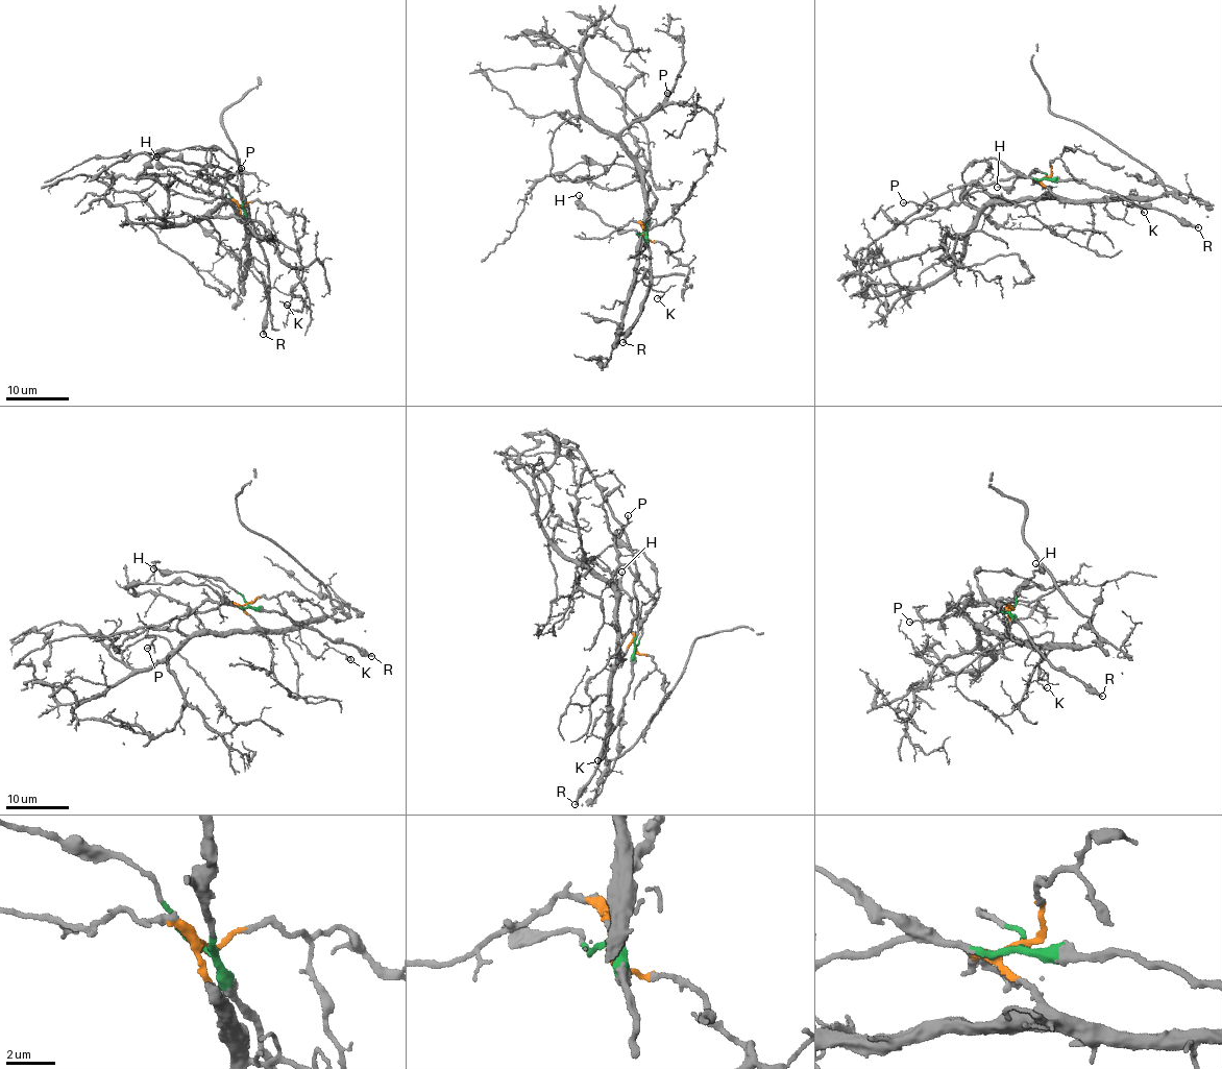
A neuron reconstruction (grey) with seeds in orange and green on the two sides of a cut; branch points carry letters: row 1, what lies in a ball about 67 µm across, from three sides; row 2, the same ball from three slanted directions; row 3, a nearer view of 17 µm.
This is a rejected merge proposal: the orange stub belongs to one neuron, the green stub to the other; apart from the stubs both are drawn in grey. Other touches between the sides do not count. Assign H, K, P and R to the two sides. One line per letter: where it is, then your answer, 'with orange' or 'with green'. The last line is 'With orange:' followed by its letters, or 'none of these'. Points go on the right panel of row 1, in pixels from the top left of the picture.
H: at (997, 187); with green
K: at (1144, 212); with orange
P: at (903, 202); with orange
R: at (1198, 227); with green
With orange: K, P

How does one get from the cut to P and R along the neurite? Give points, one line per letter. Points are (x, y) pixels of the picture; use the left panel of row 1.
P: (240, 204), (246, 227), (234, 203), (223, 199), (221, 185), (211, 179), (208, 173), (235, 173), (241, 168)
R: (240, 204), (254, 228), (269, 266), (269, 305), (263, 335)

